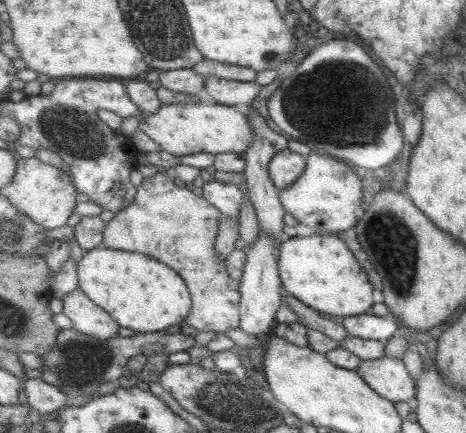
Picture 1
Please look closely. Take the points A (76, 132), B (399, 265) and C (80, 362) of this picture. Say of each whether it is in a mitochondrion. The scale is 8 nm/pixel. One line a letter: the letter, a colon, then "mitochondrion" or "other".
A: mitochondrion
B: mitochondrion
C: mitochondrion

